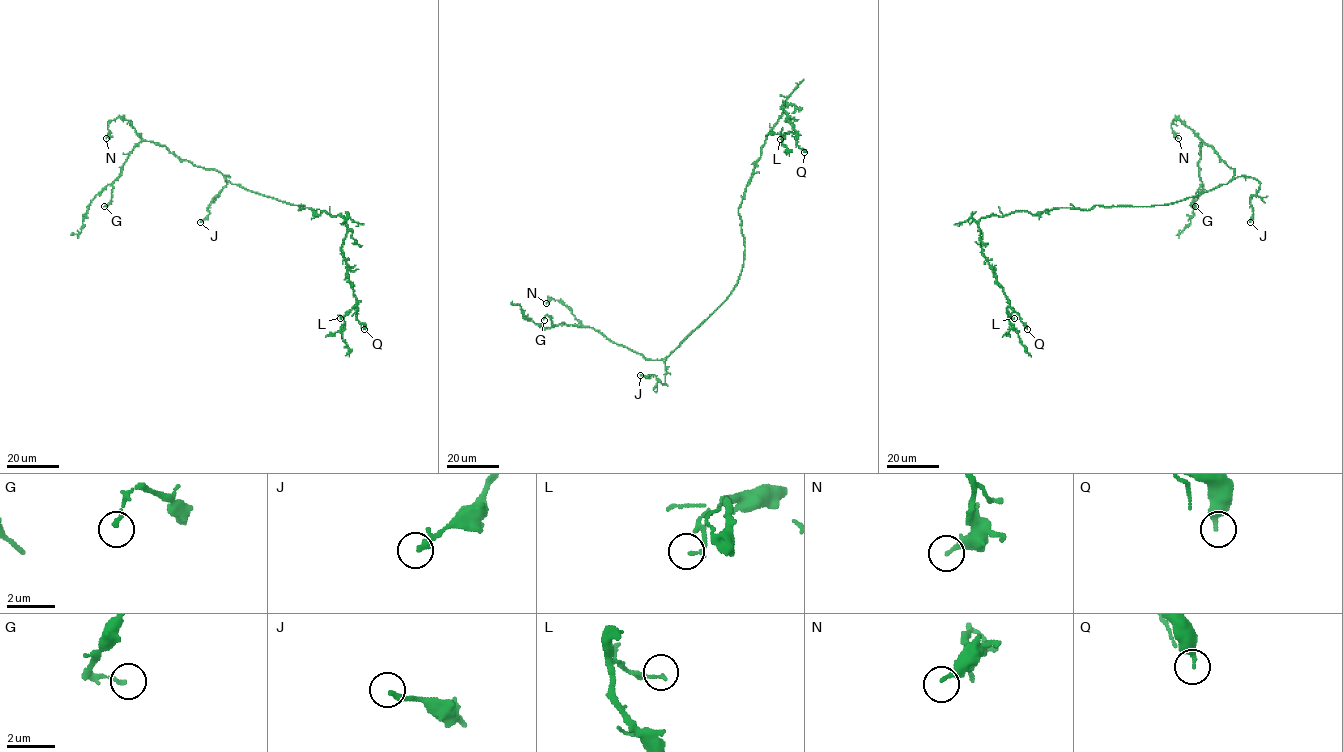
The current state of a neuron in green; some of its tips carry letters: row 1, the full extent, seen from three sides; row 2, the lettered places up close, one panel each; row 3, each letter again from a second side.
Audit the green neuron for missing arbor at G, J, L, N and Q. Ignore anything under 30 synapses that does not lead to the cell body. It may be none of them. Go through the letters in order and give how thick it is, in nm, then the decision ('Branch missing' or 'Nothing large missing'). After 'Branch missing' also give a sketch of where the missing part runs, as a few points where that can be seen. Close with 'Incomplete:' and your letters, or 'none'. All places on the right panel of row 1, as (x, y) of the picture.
G: Thickness 150 nm. Nothing large missing
J: Thickness 240 nm. Branch missing. Course of what is missing: (1250, 222), (1248, 232), (1241, 239), (1248, 248), (1243, 267), (1235, 271), (1242, 275), (1240, 280)
L: Thickness 140 nm. Nothing large missing
N: Thickness 200 nm. Nothing large missing
Q: Thickness 400 nm. Nothing large missing
Incomplete: J

